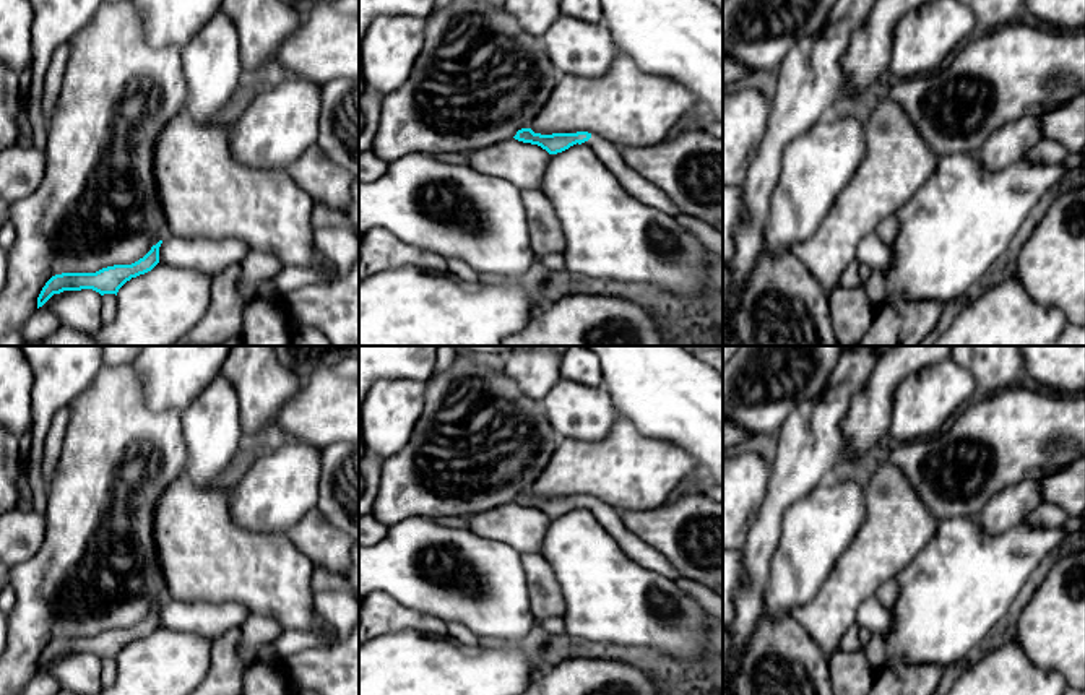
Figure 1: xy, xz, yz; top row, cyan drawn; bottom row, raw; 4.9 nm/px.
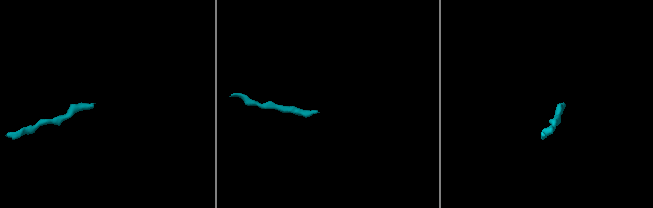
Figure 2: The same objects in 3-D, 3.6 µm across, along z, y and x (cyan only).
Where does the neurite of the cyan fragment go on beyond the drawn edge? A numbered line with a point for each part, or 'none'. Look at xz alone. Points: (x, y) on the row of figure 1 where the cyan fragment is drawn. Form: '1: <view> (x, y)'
1: xz (609, 155)

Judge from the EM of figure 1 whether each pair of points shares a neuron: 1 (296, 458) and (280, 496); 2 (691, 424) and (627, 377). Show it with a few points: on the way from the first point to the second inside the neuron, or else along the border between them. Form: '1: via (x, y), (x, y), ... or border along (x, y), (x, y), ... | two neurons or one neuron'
1: via (294, 468), (281, 486) | one neuron
2: via (674, 408), (644, 377) | one neuron

